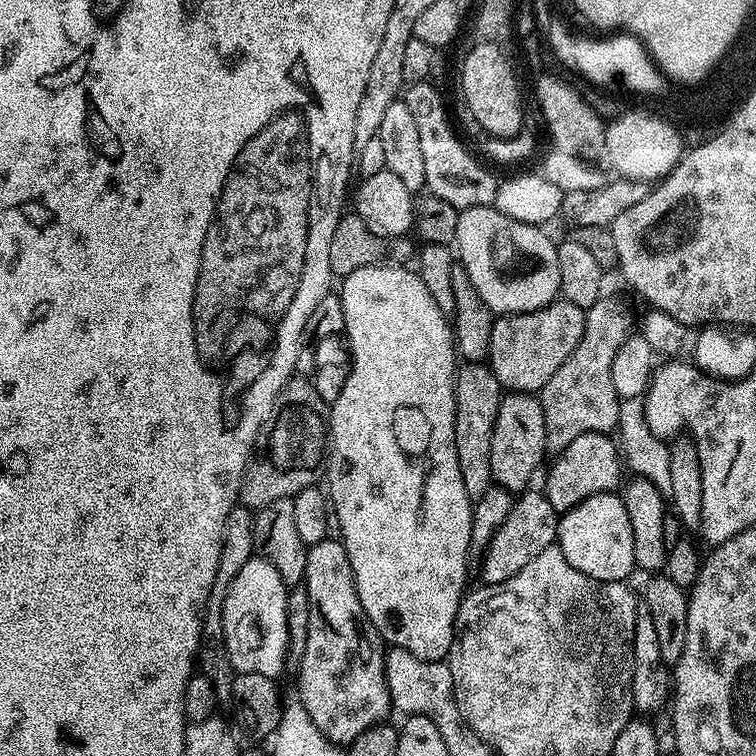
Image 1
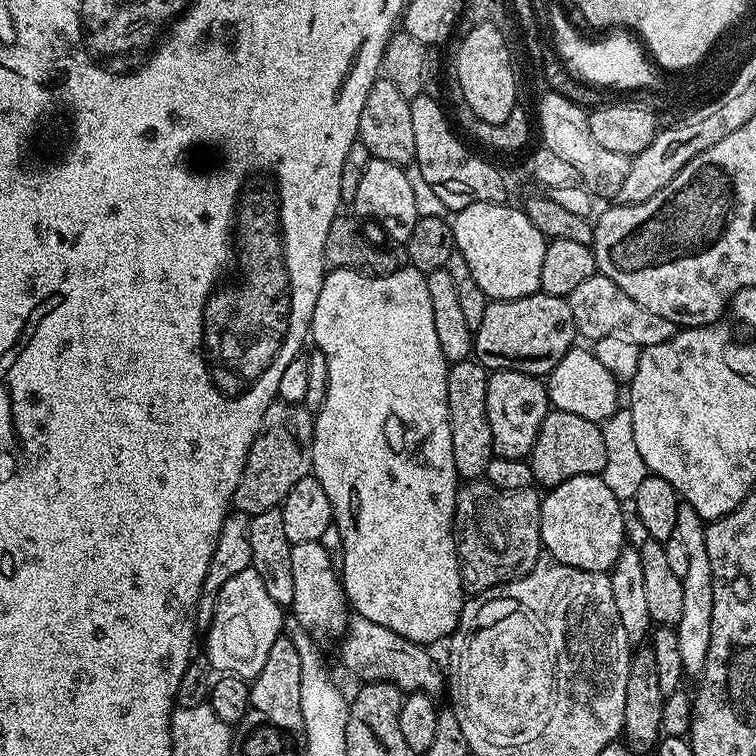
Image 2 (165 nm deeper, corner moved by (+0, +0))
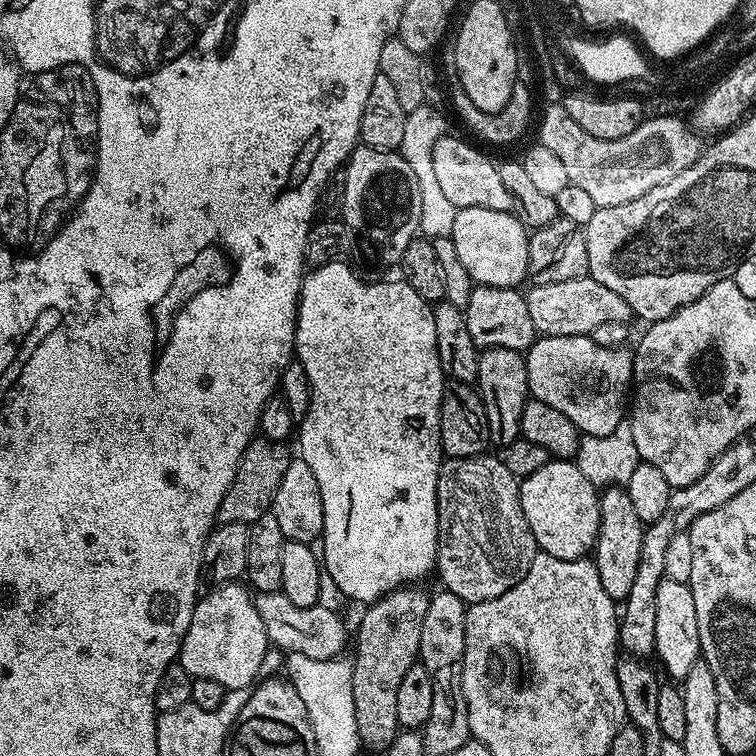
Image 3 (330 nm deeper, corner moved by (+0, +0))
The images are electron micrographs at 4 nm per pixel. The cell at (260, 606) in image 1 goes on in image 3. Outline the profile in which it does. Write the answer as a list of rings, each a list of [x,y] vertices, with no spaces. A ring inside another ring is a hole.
[[[224,582],[213,588],[216,588],[213,592],[205,591],[197,599],[178,663],[194,678],[214,678],[214,682],[222,682],[225,690],[251,689],[261,675],[260,667],[270,650],[266,626],[262,626],[262,618],[258,618],[253,593],[243,583]]]

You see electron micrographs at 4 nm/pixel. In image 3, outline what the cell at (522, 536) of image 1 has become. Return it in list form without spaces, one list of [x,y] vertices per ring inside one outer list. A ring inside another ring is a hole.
[[[481,454],[478,456],[467,456],[466,458],[445,459],[441,463],[440,473],[438,474],[438,488],[434,492],[434,507],[438,510],[438,538],[434,542],[434,572],[437,577],[440,575],[440,580],[444,583],[441,585],[447,591],[458,594],[458,598],[462,598],[467,605],[486,602],[506,594],[506,590],[510,590],[510,586],[518,583],[530,570],[530,562],[534,562],[538,551],[534,534],[526,522],[526,514],[522,514],[520,480],[514,474],[510,474],[510,470],[506,470],[506,466],[502,466],[499,455],[488,455]]]

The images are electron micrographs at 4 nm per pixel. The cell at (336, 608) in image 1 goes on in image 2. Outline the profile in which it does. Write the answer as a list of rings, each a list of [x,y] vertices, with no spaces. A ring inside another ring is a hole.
[[[321,541],[298,542],[290,550],[290,570],[294,574],[294,602],[290,609],[295,623],[311,632],[313,637],[332,636],[347,628],[350,619],[348,596],[344,592],[341,573],[332,565],[332,556]]]

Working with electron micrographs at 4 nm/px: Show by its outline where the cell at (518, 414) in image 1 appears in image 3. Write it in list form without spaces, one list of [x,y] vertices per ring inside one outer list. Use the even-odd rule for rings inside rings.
[[[486,348],[481,351],[476,379],[480,400],[486,410],[488,438],[493,445],[503,446],[521,439],[522,410],[528,405],[528,371],[525,353],[505,348]]]

